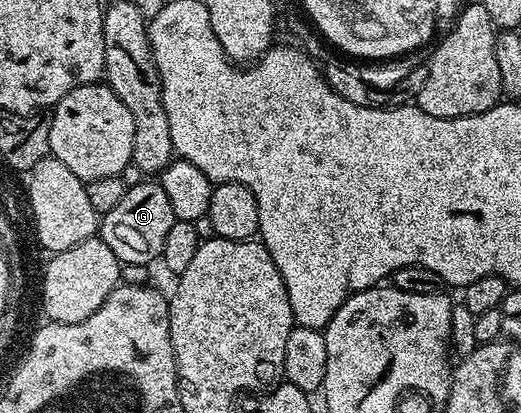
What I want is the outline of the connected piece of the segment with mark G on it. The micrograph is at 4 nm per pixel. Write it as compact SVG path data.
M142 179L140 184L126 188L121 199L115 206L115 210L104 213L99 220L99 235L111 250L121 260L122 265L144 264L152 265L152 260L156 261L163 250L163 241L167 239L167 233L171 231L174 222L174 214L171 206L171 199L168 198L164 186L160 182L154 182L152 179Z

